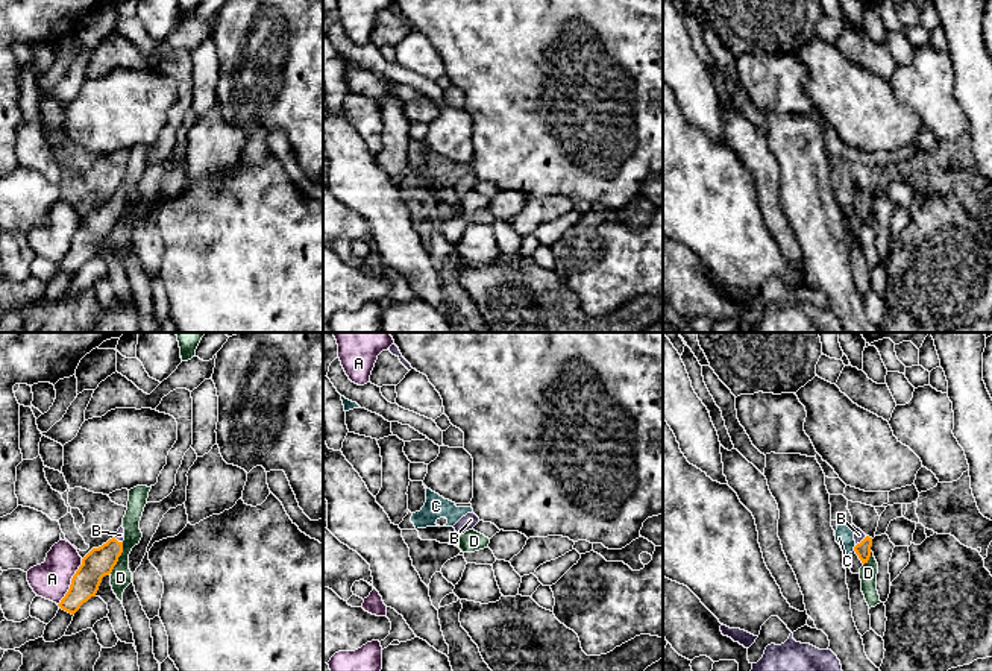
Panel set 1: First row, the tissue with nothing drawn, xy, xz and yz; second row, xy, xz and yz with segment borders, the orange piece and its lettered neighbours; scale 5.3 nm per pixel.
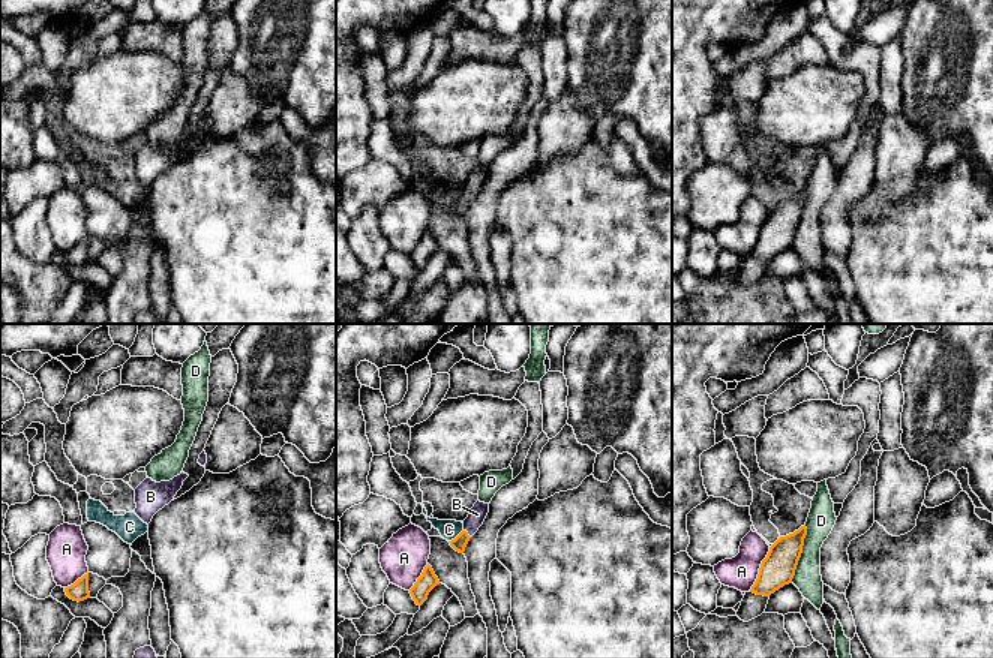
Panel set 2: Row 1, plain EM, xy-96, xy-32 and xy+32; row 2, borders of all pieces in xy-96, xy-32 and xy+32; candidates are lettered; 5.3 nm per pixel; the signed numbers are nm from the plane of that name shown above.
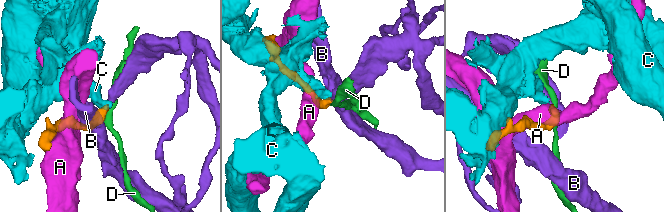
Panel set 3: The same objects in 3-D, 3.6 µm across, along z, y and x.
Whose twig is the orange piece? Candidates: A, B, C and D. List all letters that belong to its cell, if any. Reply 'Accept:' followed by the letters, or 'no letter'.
Accept: B

